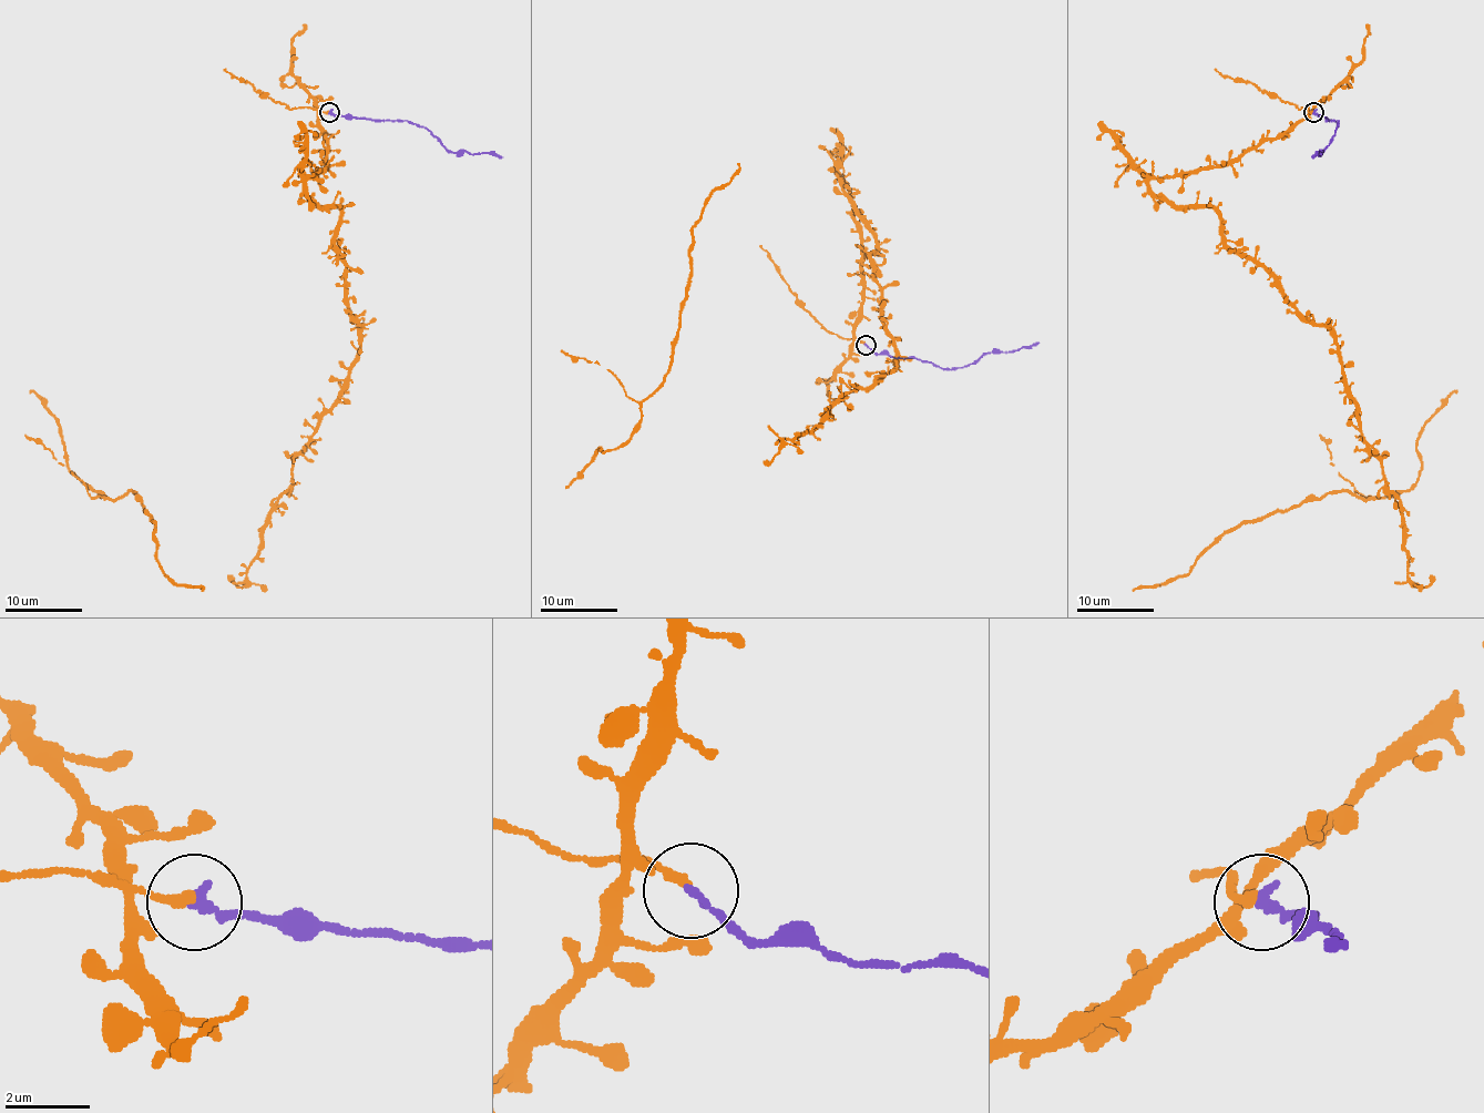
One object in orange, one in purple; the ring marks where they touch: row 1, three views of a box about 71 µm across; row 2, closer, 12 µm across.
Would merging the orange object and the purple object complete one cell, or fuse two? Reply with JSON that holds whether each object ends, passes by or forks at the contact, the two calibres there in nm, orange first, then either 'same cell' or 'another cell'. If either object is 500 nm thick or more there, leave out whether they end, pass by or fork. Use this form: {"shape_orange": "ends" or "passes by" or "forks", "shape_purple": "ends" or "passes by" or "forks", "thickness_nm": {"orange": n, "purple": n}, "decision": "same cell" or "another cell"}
{"shape_orange": "ends", "shape_purple": "ends", "thickness_nm": {"orange": 240, "purple": 220}, "decision": "same cell"}

